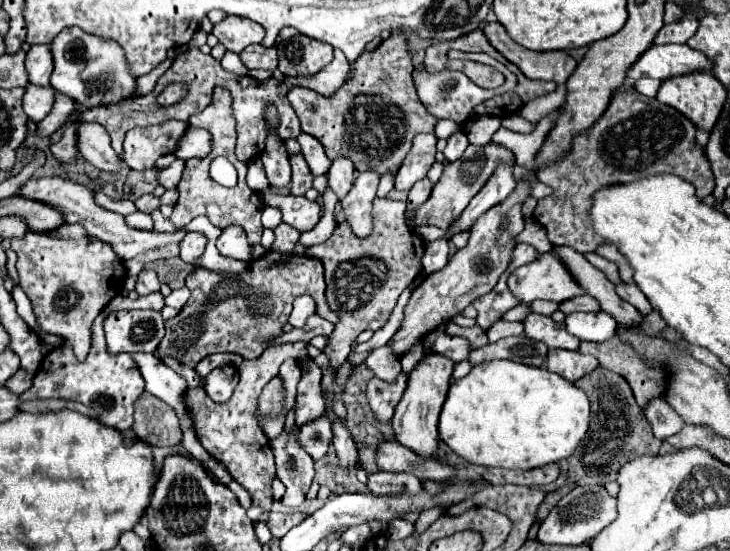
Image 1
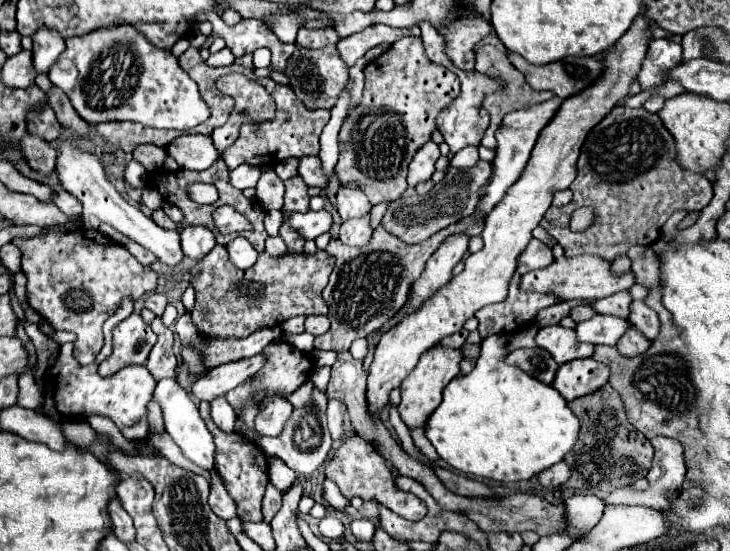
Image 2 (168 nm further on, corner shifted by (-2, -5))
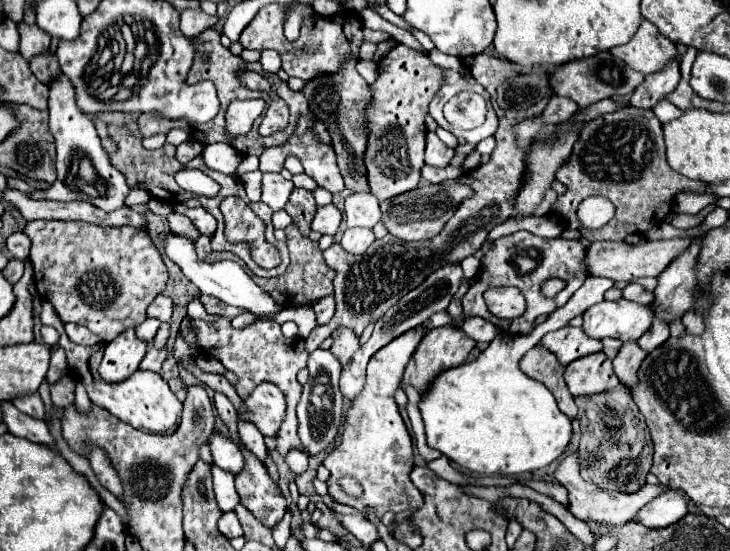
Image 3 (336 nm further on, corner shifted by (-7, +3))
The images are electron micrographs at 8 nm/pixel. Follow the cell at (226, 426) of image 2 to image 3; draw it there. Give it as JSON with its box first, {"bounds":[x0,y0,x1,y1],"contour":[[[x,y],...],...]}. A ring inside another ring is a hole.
{"bounds":[237,418,265,460],"contour":[[[237,418],[237,430],[239,430],[239,438],[241,442],[251,448],[251,452],[259,458],[259,460],[265,460],[265,442],[263,442],[263,434],[251,424],[251,422],[245,422],[241,418]]]}

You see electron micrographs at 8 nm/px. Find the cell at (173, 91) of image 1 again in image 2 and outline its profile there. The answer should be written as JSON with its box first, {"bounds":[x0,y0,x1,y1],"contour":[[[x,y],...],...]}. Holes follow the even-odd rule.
{"bounds":[48,24,210,130],"contour":[[[130,24],[68,38],[66,50],[50,68],[48,78],[70,96],[74,110],[88,124],[130,120],[148,128],[192,130],[210,116],[198,84],[180,68],[178,58],[170,50],[150,44]]]}

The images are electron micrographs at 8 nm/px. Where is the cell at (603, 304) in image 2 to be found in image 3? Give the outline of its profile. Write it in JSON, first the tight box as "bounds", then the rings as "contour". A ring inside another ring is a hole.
{"bounds":[623,282,653,306],"contour":[[[631,282],[623,288],[623,298],[625,300],[631,300],[631,302],[637,302],[637,304],[645,304],[649,306],[653,302],[653,294],[649,294],[643,286],[639,286],[637,282]]]}

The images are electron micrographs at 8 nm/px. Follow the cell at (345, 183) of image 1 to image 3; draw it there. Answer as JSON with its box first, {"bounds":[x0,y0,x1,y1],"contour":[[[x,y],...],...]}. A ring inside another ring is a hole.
{"bounds":[345,192,381,228],"contour":[[[353,192],[345,200],[345,218],[347,226],[373,228],[381,218],[379,200],[371,192]]]}

